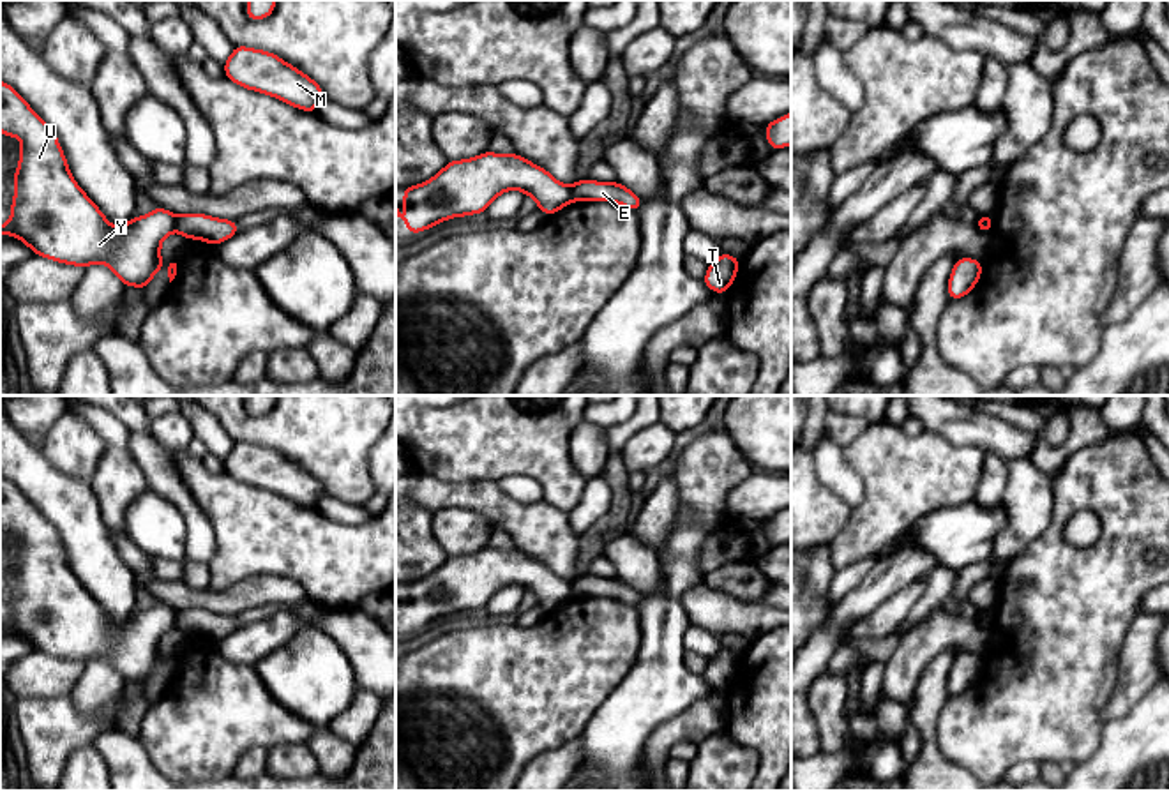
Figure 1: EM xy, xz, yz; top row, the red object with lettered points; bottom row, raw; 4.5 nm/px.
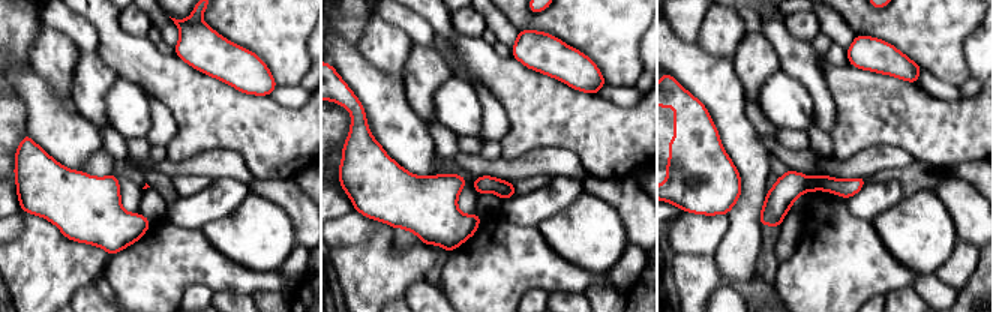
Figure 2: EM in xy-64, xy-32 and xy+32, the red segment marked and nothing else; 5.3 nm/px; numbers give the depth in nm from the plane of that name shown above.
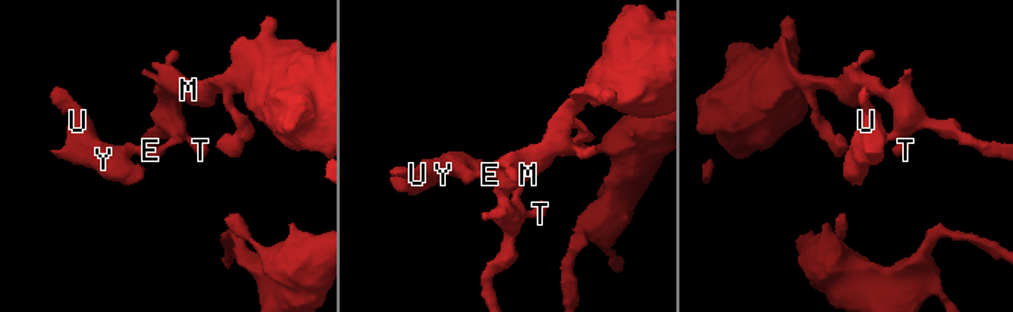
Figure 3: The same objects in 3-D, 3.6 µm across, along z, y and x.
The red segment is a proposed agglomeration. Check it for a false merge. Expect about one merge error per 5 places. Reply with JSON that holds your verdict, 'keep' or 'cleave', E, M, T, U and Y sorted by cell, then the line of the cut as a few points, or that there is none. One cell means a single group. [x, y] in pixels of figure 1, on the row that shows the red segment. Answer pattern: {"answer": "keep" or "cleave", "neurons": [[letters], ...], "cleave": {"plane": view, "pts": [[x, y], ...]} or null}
{"answer": "cleave", "neurons": [["E", "M", "T"], ["U", "Y"]], "cleave": {"plane": "xy", "pts": [[177, 216], [173, 230]]}}

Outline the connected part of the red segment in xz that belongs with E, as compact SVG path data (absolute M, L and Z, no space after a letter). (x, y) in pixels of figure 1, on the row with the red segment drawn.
M584 177L572 184L570 191L572 201L611 201L634 212L641 208L641 198L620 182L595 182Z

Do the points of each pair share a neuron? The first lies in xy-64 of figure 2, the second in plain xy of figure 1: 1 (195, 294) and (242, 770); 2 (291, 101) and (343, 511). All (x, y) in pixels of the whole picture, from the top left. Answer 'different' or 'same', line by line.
1: same
2: same

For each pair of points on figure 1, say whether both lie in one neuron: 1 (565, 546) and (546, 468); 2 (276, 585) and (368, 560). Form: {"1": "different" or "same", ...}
{"1": "different", "2": "different"}

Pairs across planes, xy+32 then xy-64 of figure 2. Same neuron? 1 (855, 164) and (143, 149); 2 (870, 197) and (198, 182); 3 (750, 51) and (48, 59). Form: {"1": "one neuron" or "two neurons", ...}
{"1": "two neurons", "2": "two neurons", "3": "two neurons"}

